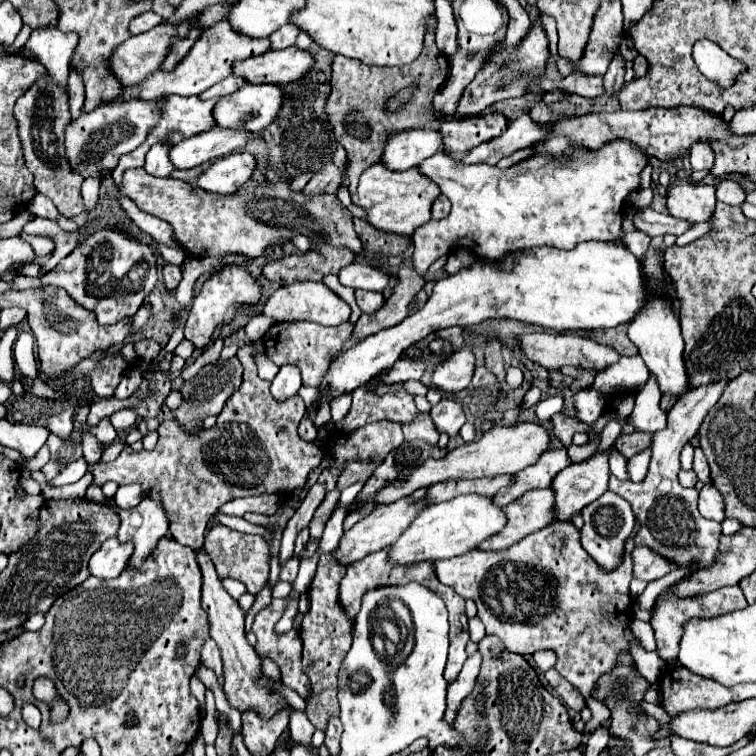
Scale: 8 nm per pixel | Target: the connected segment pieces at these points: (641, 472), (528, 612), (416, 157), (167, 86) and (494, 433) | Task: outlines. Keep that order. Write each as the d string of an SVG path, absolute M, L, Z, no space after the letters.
M644 450L628 460L628 474L630 474L632 482L640 482L646 476L648 460L650 460L650 450Z
M636 522L634 532L626 540L626 558L622 558L620 566L616 566L614 570L604 570L590 558L590 554L580 544L580 532L574 528L574 524L548 524L546 528L532 532L530 536L522 538L506 550L484 552L476 548L464 556L456 556L456 560L440 560L434 564L438 580L454 588L464 600L474 600L478 608L478 618L486 626L486 634L498 636L510 652L522 656L534 654L538 650L556 652L554 668L588 700L592 720L586 722L584 734L594 732L604 720L610 718L604 702L592 700L592 688L604 672L612 670L612 664L616 664L616 656L622 650L630 650L628 640L634 640L630 632L632 600L628 584L632 580L632 550L636 548L634 536L638 530L640 522Z
M408 130L388 136L380 164L388 170L408 170L420 160L440 152L442 136L438 130Z
M228 20L216 22L212 28L208 28L208 32L204 32L204 36L200 36L200 40L196 40L196 44L190 48L190 52L176 64L174 70L156 70L154 74L150 74L148 78L144 78L140 84L136 86L128 86L122 88L122 92L118 96L114 96L110 102L102 102L102 104L114 104L114 102L128 102L134 98L142 98L142 100L158 100L170 94L178 94L178 96L198 96L200 92L208 90L212 84L224 80L224 76L232 74L232 60L246 60L248 56L256 56L260 52L268 50L268 40L248 40L248 36L236 36L232 32L232 28L228 28Z
M520 422L518 426L494 426L492 430L478 436L474 442L458 446L450 450L444 458L428 458L424 464L420 464L416 470L412 470L410 476L398 478L384 486L376 498L374 506L392 504L400 498L410 496L418 488L428 488L438 482L446 480L474 480L474 478L486 478L486 476L498 476L498 474L516 474L522 468L536 464L536 460L546 452L548 448L548 430L544 430L540 424L532 422Z

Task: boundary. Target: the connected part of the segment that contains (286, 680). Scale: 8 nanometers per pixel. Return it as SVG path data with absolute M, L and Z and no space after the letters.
M286 598L282 600L274 600L268 608L260 610L254 618L254 624L252 624L252 632L256 634L258 638L258 644L254 646L254 650L262 656L262 658L270 658L278 664L280 668L280 674L282 674L282 684L296 690L304 700L310 696L310 680L308 676L302 672L301 656L302 656L302 640L299 633L290 630L286 634L276 634L274 632L274 626L276 622L280 620L280 616L284 614L284 604L286 604Z

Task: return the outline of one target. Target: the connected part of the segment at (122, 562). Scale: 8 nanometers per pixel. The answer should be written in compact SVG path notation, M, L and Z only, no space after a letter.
M108 538L98 552L92 554L90 574L100 578L116 578L132 556L132 542L118 542L118 538Z

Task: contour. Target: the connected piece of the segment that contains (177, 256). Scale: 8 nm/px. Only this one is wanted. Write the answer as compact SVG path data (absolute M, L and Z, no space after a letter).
M154 240L154 246L156 246L158 256L164 258L164 262L172 262L172 264L176 264L176 266L180 266L180 264L186 260L186 256L188 256L186 252L176 250L176 248L168 248L168 246L164 246L164 244L160 244L160 242L156 242L156 240Z

